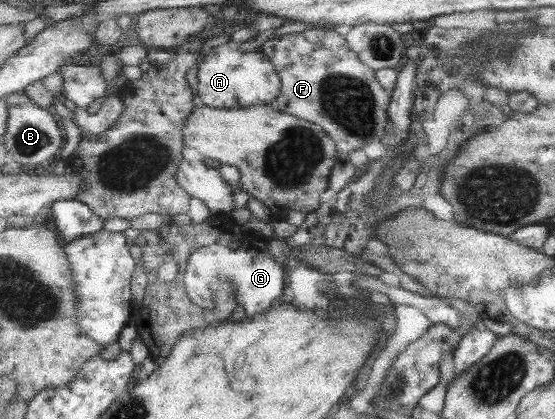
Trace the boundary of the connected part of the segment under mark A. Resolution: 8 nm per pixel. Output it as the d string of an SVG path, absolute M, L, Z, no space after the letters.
M239 42L217 46L207 55L198 67L198 82L197 94L202 103L219 109L273 104L282 90L280 73L261 47L255 52L243 52Z

